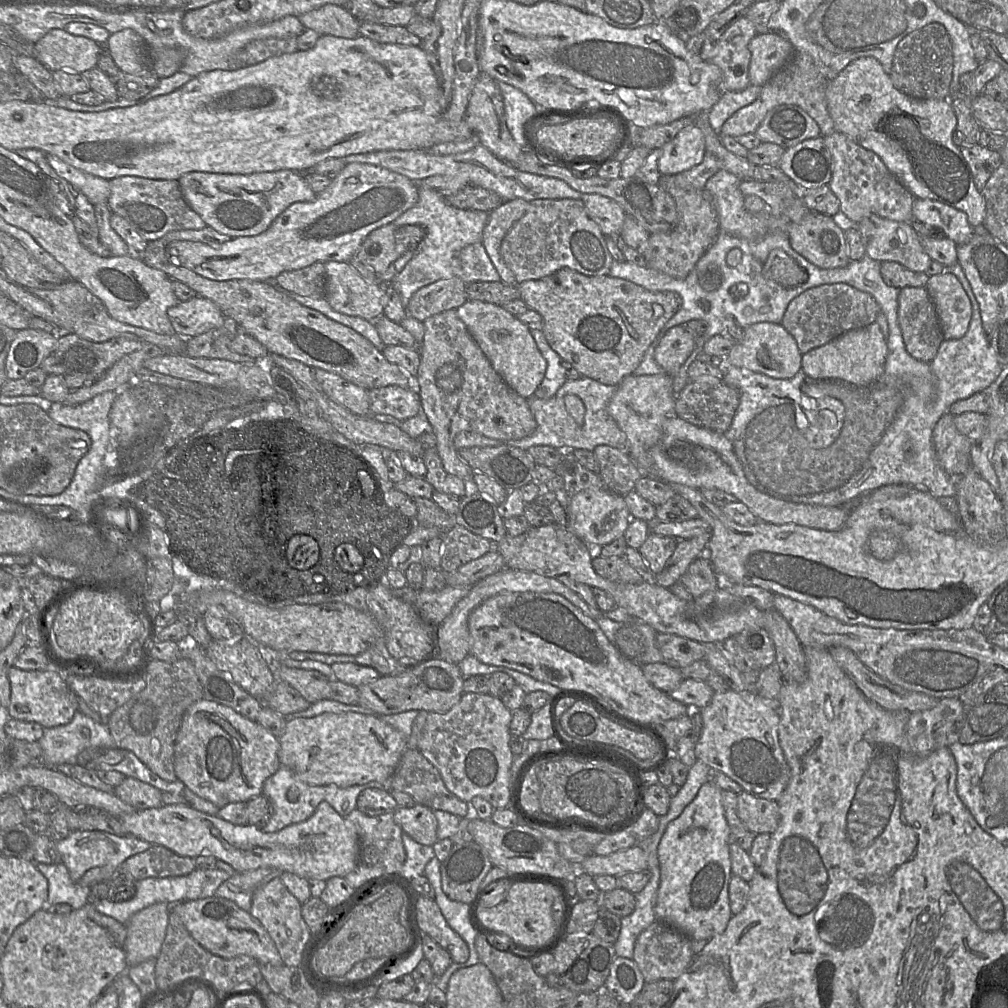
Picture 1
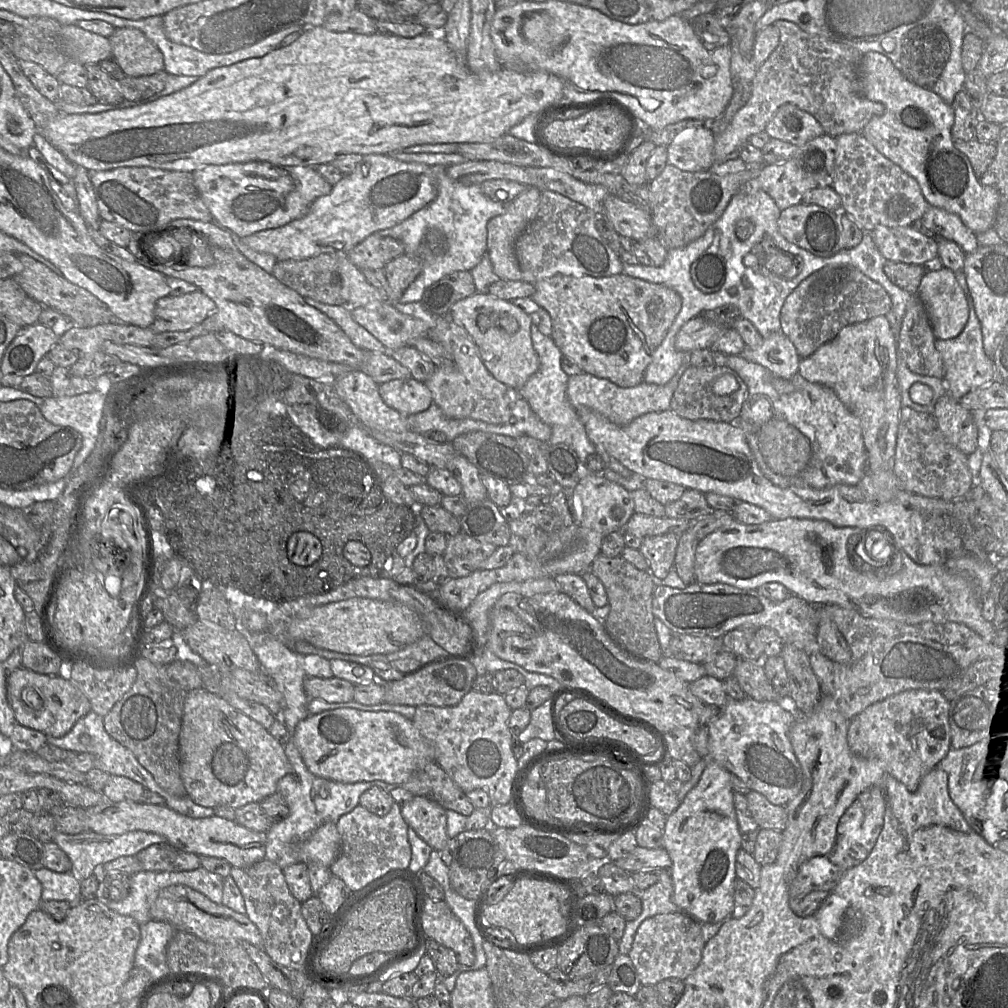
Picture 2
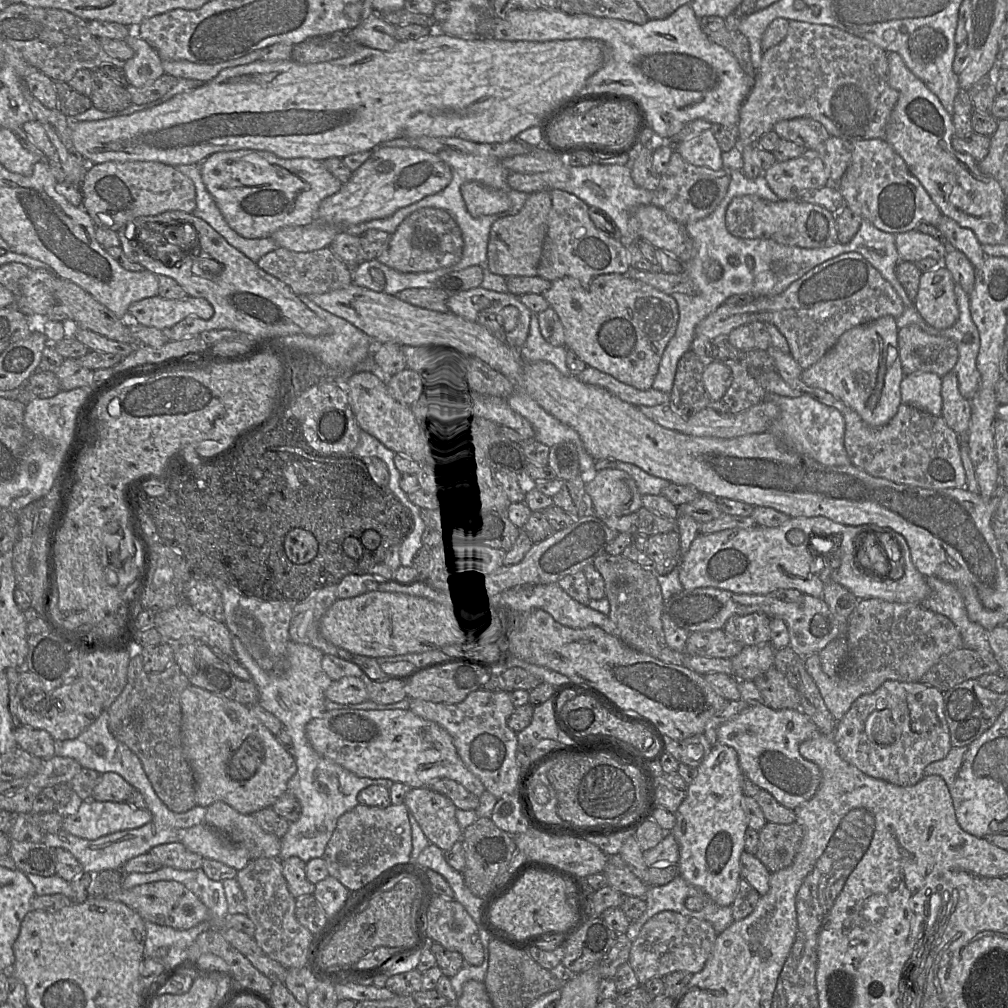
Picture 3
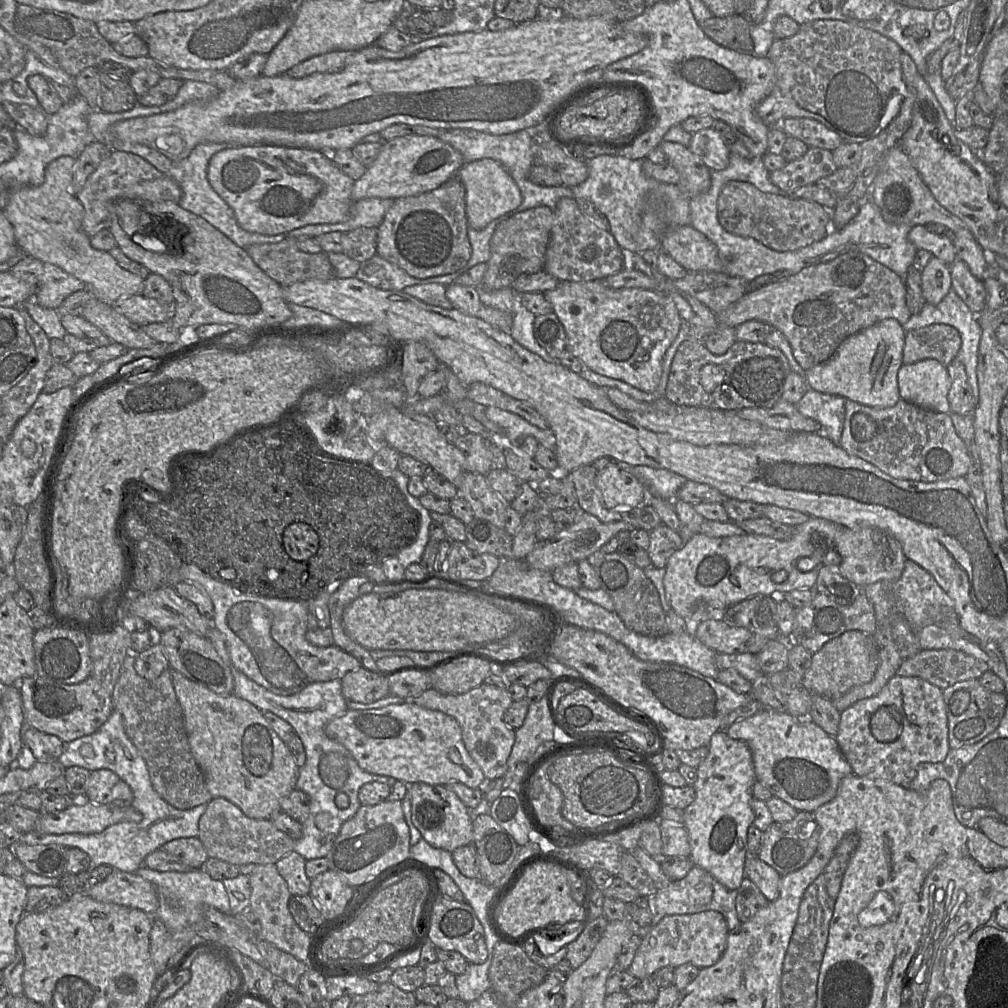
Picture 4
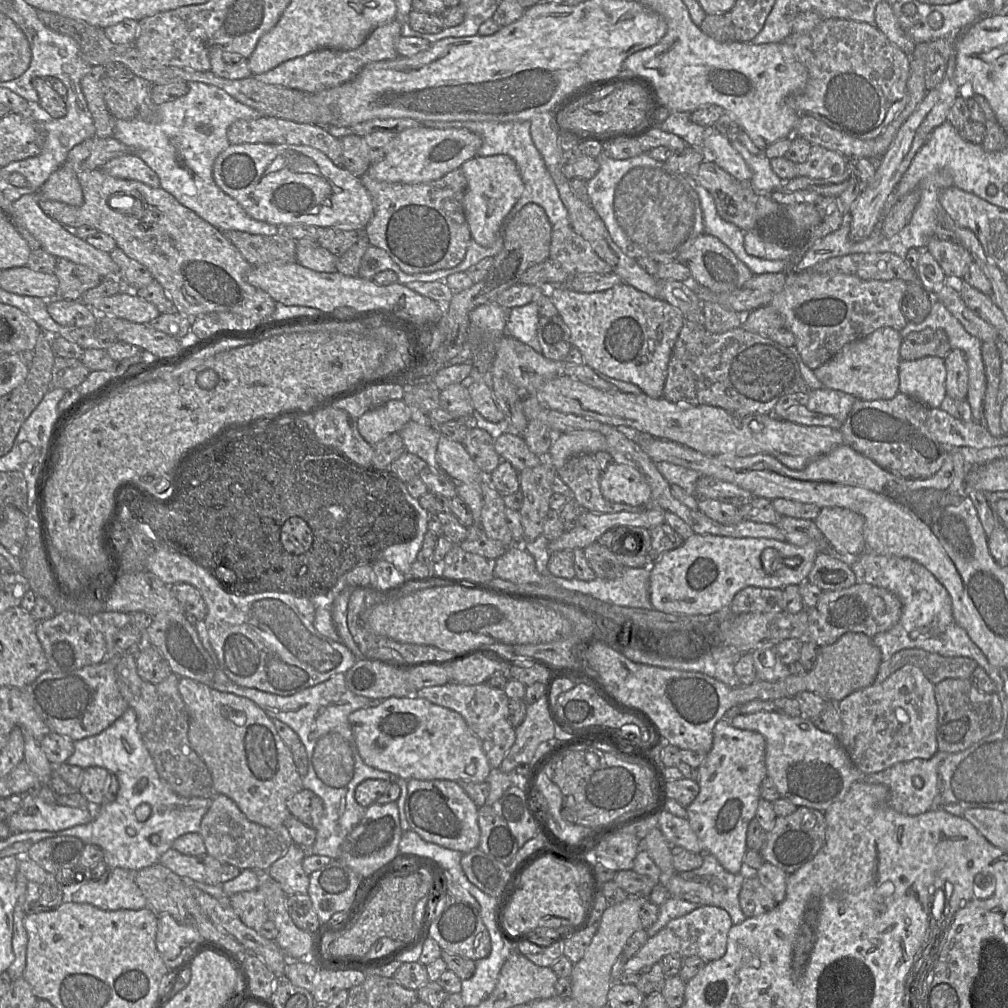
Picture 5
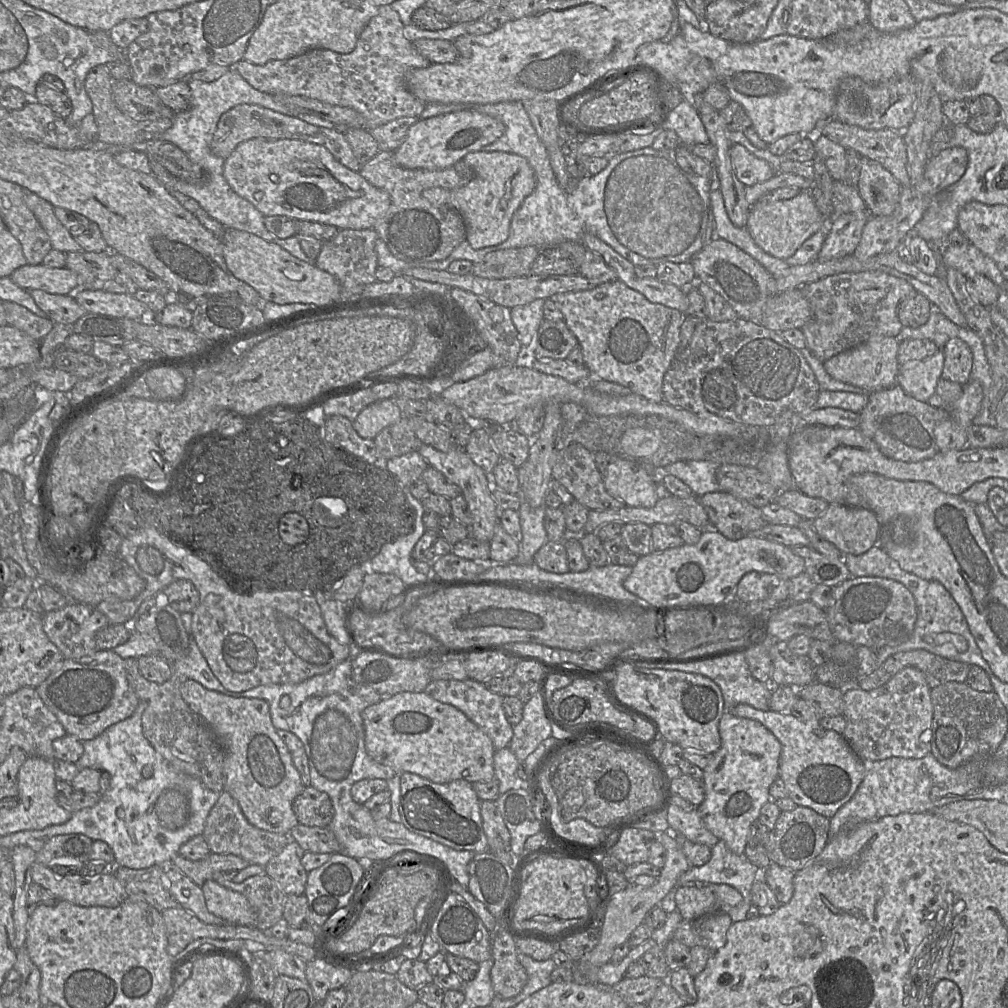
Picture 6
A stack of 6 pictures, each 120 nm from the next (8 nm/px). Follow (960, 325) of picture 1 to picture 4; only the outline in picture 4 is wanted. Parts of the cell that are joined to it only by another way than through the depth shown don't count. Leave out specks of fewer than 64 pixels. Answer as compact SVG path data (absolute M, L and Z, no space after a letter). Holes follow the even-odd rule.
M936 256L921 271L921 278L923 296L928 304L939 304L952 289L950 268Z

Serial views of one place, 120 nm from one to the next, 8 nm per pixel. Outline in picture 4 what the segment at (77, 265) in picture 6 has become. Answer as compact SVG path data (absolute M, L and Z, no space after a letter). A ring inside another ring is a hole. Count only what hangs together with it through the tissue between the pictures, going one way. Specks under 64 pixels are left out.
M44 262L44 272L34 301L45 308L58 309L69 295L86 288L82 280L54 264Z

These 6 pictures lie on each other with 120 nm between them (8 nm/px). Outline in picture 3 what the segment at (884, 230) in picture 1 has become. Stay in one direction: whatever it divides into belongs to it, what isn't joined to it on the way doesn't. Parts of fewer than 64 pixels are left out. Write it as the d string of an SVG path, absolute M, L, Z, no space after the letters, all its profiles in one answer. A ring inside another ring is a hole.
M917 229L896 234L895 245L900 260L913 263L927 257L942 259L951 248L942 238L934 238Z

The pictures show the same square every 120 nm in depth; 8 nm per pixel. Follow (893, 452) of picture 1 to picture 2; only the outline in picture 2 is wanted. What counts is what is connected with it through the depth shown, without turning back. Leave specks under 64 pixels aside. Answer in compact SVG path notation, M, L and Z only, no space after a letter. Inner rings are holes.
M964 269L954 272L956 279L965 293L969 306L969 319L963 331L955 338L935 340L935 346L944 363L943 380L949 393L954 399L959 400L974 389L983 387L997 378L994 360L986 355L983 348L981 324L977 318L972 296L970 294ZM736 355L728 356L725 366L735 371L748 387L747 398L735 424L743 430L759 468L772 483L780 487L824 489L839 484L858 485L862 481L867 474L868 455L860 421L830 388L808 382L796 373L790 379L796 391L780 394L770 384L772 373L762 365Z

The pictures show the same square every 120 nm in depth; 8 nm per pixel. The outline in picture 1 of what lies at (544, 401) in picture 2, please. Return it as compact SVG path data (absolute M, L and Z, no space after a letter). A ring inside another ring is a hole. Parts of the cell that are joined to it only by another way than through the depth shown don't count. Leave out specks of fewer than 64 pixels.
M530 329L530 332L547 361L545 376L536 389L534 396L541 399L549 399L557 393L568 379L562 366L563 359L551 348L542 330Z

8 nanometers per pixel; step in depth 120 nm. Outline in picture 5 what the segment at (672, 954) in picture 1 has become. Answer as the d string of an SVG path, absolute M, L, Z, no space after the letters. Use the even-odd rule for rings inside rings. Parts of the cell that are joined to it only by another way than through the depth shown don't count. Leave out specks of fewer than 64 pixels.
M700 906L684 916L670 920L656 935L649 937L639 951L627 960L623 971L640 972L671 954L682 958L698 956L705 961L720 959L726 952L727 936L732 925L731 917L725 909Z

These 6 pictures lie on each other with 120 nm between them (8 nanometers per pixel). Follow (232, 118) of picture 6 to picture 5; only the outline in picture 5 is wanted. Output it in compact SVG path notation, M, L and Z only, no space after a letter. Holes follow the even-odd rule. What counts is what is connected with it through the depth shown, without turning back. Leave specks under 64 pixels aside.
M258 116L253 119L239 119L232 123L228 128L227 138L231 145L267 143L310 146L320 150L338 167L344 168L341 138L332 135L324 126L318 124L298 123L274 116Z

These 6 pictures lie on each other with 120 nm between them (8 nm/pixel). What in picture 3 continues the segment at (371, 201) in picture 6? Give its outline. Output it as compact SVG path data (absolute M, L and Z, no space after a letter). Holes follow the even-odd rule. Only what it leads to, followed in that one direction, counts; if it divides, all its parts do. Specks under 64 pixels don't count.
M251 149L214 153L200 164L200 171L207 190L226 222L235 232L247 239L268 238L284 227L314 223L318 217L320 203L343 186L326 169L323 161L311 158L283 159L270 152Z

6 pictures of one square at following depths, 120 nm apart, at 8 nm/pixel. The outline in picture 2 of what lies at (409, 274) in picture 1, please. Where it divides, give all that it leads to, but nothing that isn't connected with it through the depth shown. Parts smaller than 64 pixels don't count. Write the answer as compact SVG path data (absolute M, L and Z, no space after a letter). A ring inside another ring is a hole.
M442 165L431 167L438 189L433 201L395 226L374 233L401 241L407 255L423 259L422 271L399 299L401 303L420 302L424 291L444 276L471 271L487 252L488 221L505 212L504 204L485 196L480 185L465 185L451 179L446 169Z

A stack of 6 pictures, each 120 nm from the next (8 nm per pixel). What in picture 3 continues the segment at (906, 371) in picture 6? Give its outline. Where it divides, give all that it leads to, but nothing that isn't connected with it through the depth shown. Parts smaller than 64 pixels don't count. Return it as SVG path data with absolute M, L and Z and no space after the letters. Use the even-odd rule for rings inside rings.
M935 373L907 374L900 384L902 403L912 405L935 416L941 416L942 377Z

